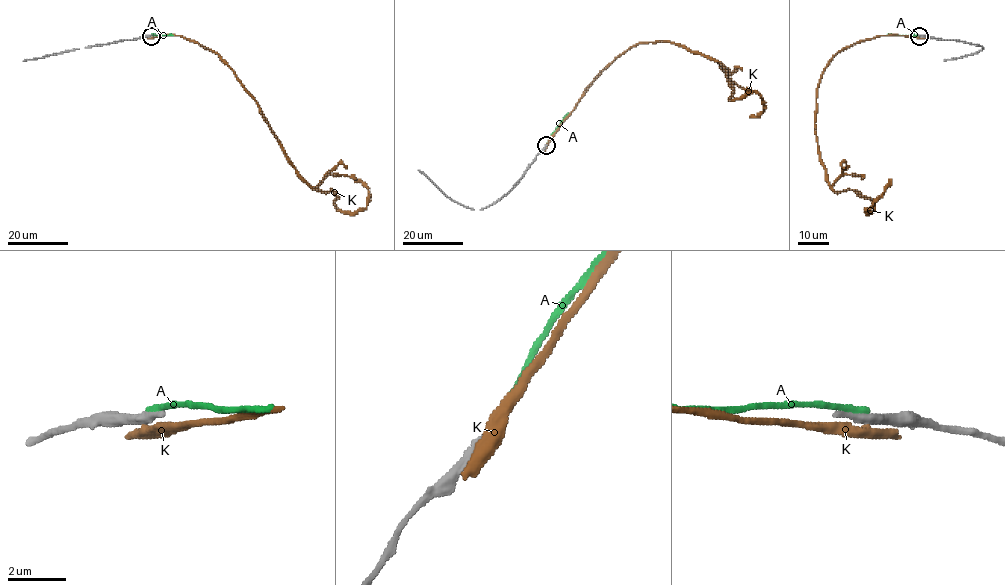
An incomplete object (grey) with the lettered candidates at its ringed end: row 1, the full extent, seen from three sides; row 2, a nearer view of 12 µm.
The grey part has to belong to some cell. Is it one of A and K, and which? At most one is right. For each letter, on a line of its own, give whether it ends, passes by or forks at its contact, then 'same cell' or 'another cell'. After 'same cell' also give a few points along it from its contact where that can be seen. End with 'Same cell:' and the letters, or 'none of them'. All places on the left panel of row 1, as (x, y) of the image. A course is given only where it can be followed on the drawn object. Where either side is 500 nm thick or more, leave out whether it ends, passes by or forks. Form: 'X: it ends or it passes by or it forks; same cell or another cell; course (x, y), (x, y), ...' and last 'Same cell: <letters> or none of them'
A: it ends; another cell
K: it passes by; another cell
Same cell: none of them

